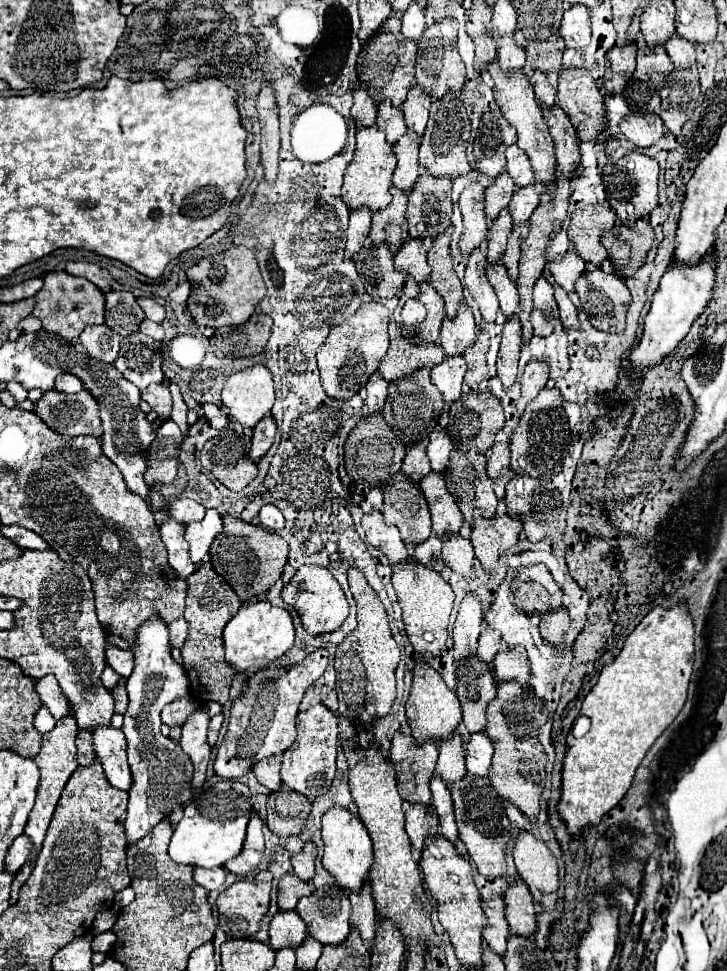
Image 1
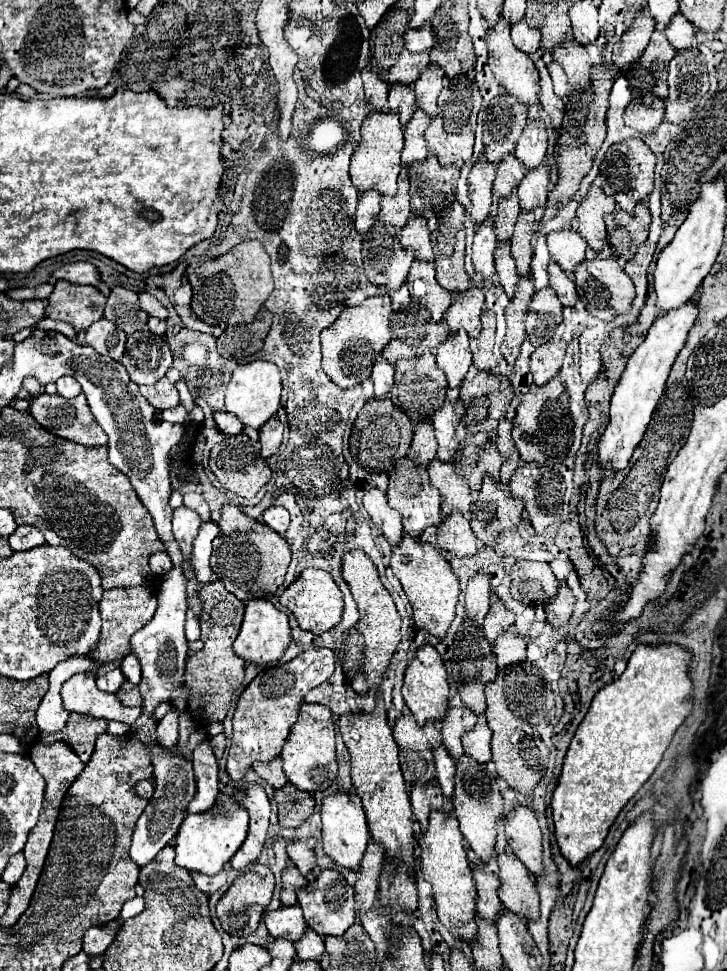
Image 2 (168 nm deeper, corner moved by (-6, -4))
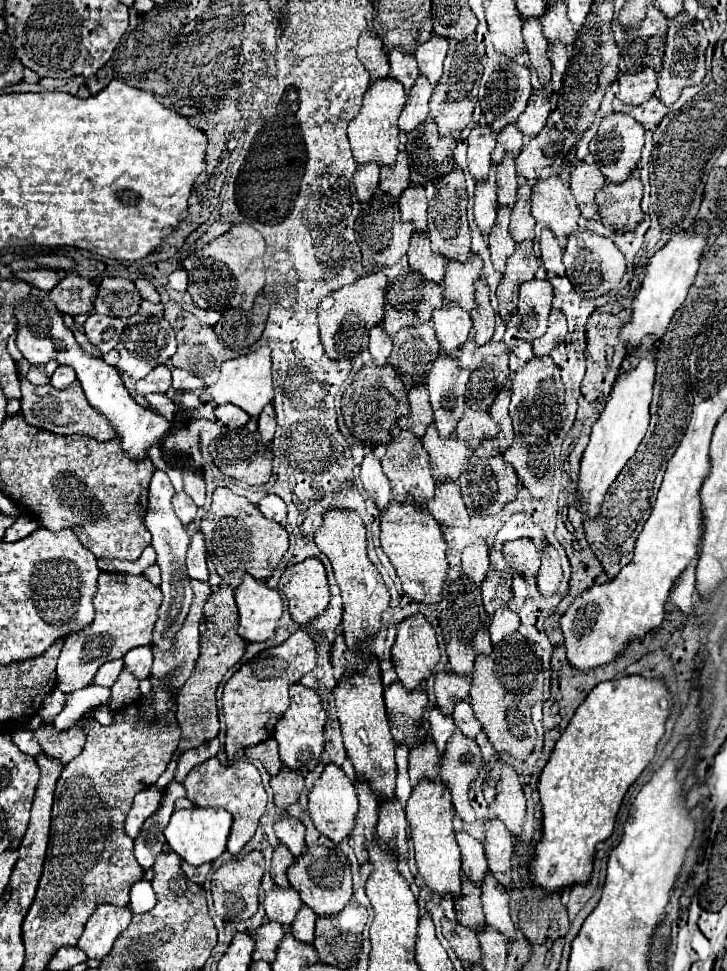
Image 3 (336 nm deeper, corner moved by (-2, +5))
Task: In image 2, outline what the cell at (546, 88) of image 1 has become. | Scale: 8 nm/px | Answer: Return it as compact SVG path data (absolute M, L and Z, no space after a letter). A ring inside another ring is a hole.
M550 62L548 64L548 72L550 72L552 82L554 82L554 92L558 96L566 96L566 92L568 92L568 88L566 88L566 76L564 76L564 70L560 68L560 64Z

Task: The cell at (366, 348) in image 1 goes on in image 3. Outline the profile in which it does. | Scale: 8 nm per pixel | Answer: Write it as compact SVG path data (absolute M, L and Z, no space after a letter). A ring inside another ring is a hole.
M372 273L346 285L332 295L324 297L318 305L320 339L324 351L330 359L356 359L360 351L368 349L368 333L372 327L380 325L384 319L384 295L386 295L386 275Z

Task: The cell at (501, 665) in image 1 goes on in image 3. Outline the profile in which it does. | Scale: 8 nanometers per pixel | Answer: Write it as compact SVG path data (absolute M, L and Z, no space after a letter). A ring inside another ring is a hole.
M498 609L492 615L492 623L490 623L492 643L504 641L508 635L516 633L518 627L520 627L520 617L514 611L510 611L510 609Z

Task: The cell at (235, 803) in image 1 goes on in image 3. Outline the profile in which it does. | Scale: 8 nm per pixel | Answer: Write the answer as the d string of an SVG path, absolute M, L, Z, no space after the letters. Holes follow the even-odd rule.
M208 807L208 809L178 809L172 813L170 823L164 829L166 841L174 853L180 855L190 865L202 865L202 863L212 863L226 851L226 841L230 835L232 827L232 815L226 809L220 807Z

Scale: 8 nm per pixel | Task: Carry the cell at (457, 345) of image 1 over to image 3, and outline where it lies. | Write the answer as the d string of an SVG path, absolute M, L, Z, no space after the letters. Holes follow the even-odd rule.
M472 257L466 263L448 263L444 275L444 299L446 303L458 303L464 311L476 309L474 281L482 273L482 259Z

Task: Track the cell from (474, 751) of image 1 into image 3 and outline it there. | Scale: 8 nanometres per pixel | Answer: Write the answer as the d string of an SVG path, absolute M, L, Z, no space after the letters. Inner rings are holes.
M460 701L454 709L454 715L452 715L456 727L468 737L468 739L476 739L480 733L482 733L482 725L478 723L472 707L468 701Z

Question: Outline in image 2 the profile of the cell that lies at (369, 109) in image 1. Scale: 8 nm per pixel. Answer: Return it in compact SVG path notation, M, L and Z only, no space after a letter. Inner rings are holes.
M366 68L362 70L362 80L364 80L364 92L366 92L368 106L372 110L384 110L390 86L382 78L378 78L376 72L366 70Z

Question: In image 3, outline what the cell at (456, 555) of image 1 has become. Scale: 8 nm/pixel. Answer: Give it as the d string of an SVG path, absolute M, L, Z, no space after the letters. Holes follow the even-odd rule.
M454 481L438 483L436 495L426 503L428 513L440 527L468 527L470 515Z

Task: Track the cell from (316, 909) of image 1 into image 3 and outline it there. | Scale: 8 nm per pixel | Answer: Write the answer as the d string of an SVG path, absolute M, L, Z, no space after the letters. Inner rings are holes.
M324 845L304 849L300 859L296 859L296 863L288 869L288 881L300 893L302 903L310 907L318 917L336 915L352 897L352 873L344 853L328 849Z

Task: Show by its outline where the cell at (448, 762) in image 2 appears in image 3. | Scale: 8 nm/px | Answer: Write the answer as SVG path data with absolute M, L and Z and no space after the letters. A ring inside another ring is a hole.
M432 709L432 711L430 711L430 729L432 729L432 739L434 739L436 747L438 747L438 753L444 755L446 743L448 743L448 739L450 739L450 737L454 735L454 731L456 731L452 717L446 717L446 715L442 715L438 709Z

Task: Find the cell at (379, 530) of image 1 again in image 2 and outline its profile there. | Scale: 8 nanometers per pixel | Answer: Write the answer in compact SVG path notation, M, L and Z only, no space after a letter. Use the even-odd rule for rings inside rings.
M370 488L364 494L364 508L374 520L374 524L380 526L382 534L388 538L390 544L398 544L402 538L402 520L400 514L388 506L388 498L382 490Z

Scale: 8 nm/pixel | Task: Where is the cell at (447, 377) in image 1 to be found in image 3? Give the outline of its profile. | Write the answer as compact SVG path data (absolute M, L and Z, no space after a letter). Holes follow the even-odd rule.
M452 303L452 307L444 305L442 309L436 309L432 321L436 327L440 349L444 351L444 355L454 357L470 337L470 329L472 329L470 313L462 311L460 307L456 307L456 303Z

